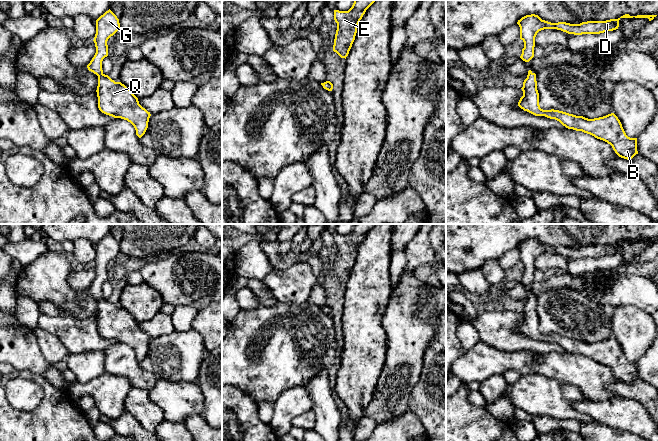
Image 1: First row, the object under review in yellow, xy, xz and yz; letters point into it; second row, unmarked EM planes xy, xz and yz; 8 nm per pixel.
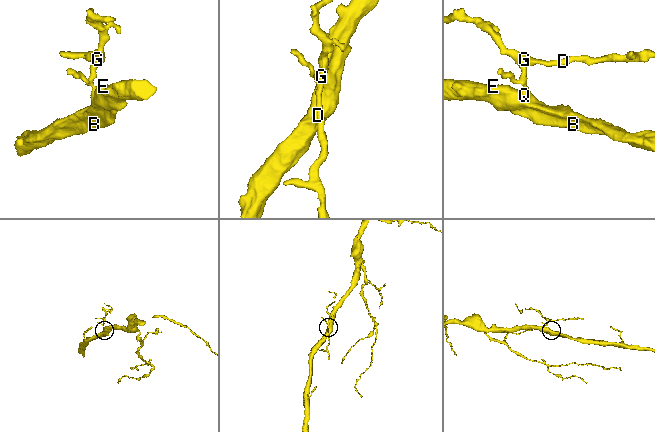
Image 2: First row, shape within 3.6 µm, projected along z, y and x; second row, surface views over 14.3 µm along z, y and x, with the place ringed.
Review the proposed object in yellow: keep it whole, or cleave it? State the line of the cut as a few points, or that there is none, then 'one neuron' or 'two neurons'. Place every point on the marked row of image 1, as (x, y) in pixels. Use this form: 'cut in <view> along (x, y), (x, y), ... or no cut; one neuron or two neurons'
no cut; one neuron

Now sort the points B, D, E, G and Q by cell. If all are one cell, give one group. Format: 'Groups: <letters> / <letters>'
Groups: B D E G Q

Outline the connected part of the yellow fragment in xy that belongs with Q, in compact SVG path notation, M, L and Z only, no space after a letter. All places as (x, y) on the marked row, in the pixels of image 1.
M109 9L96 20L94 43L96 53L87 65L89 71L98 76L97 97L99 110L114 118L130 122L136 135L141 138L147 128L151 116L138 101L138 98L121 82L115 82L102 70L102 61L108 56L108 39L120 29L117 16Z

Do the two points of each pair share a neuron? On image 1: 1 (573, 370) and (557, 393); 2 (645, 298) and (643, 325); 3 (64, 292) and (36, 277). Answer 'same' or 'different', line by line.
1: different
2: different
3: same

